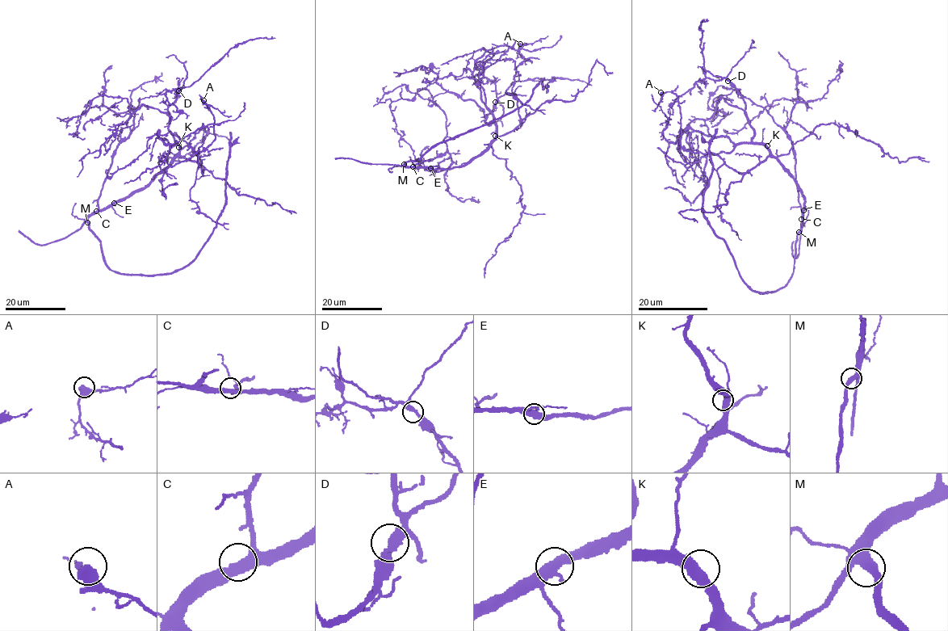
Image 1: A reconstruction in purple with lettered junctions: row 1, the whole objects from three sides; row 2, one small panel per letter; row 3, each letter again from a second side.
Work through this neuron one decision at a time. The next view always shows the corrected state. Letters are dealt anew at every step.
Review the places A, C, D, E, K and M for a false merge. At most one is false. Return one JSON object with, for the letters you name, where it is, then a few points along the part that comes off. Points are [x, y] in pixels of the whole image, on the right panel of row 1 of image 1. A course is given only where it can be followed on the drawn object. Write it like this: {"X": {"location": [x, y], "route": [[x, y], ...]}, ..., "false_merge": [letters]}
{"false_merge": []}

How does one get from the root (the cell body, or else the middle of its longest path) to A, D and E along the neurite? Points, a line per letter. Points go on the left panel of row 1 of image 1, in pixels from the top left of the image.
A: (97, 212), (142, 190), (178, 156), (204, 169), (195, 153), (215, 134), (213, 115), (203, 100)
D: (97, 212), (142, 190), (177, 153), (178, 145), (168, 128), (168, 107), (175, 100), (178, 90)
E: (97, 212), (114, 203)

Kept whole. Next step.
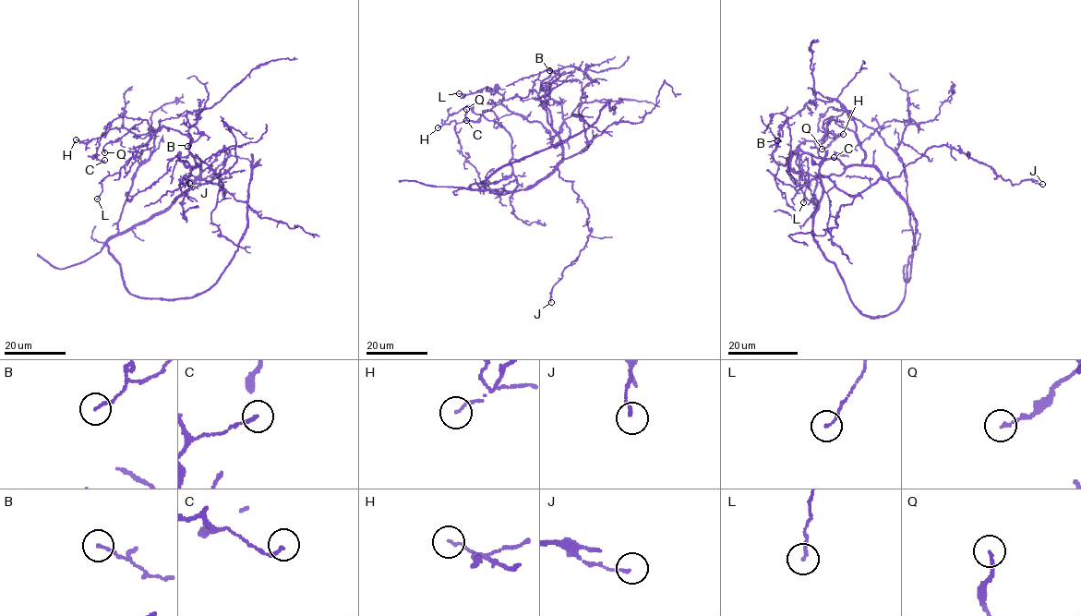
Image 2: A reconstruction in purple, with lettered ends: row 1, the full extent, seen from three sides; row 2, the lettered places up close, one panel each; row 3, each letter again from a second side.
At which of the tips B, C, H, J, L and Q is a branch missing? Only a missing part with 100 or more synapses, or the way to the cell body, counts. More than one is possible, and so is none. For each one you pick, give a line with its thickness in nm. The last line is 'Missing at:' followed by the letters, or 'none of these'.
Missing at: none of these

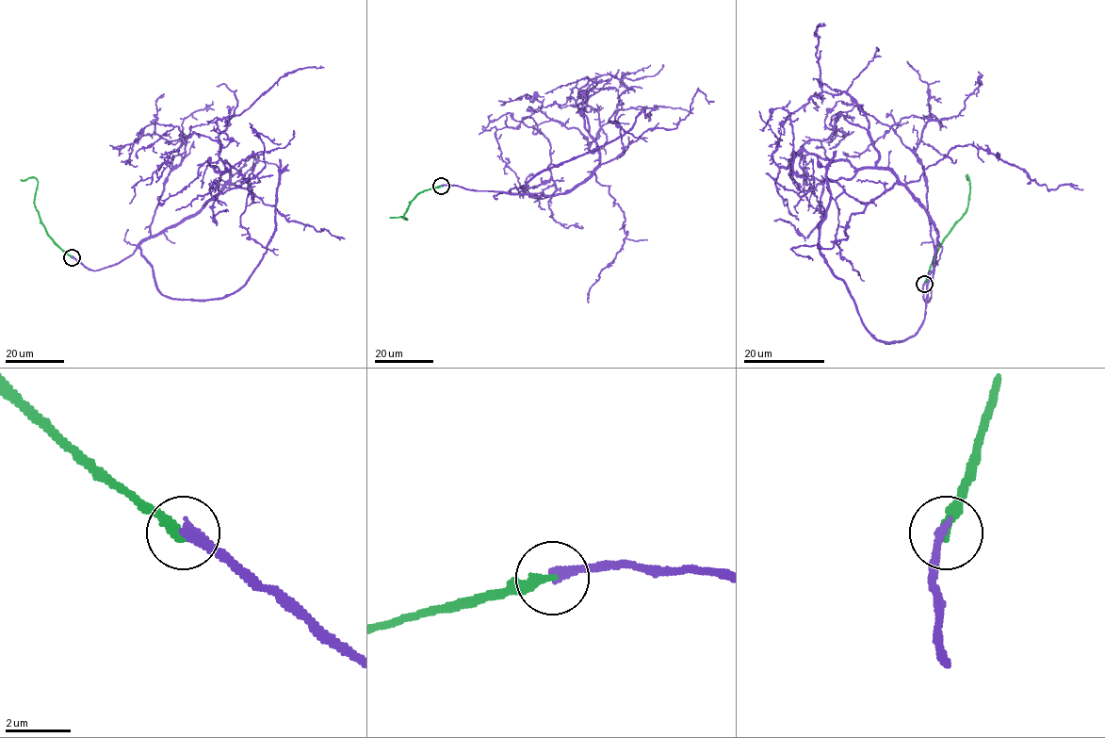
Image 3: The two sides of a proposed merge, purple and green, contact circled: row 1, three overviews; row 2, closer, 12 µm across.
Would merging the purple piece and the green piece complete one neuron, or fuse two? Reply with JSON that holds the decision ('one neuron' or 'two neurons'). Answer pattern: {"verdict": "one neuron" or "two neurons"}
{"verdict": "two neurons"}

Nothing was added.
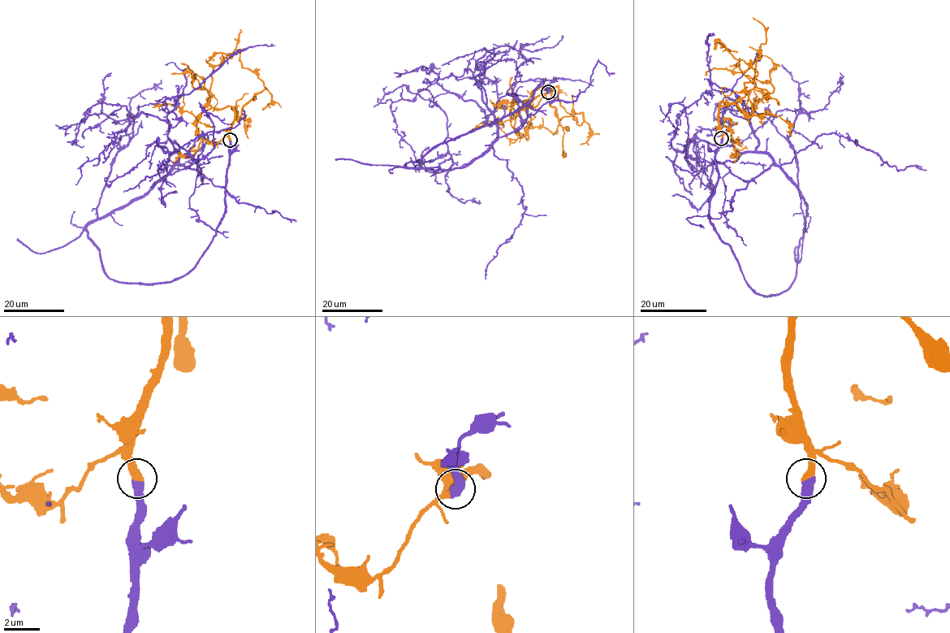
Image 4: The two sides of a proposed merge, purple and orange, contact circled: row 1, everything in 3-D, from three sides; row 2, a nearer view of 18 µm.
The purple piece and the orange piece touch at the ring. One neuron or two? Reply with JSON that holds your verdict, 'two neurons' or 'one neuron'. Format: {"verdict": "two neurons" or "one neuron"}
{"verdict": "one neuron"}

